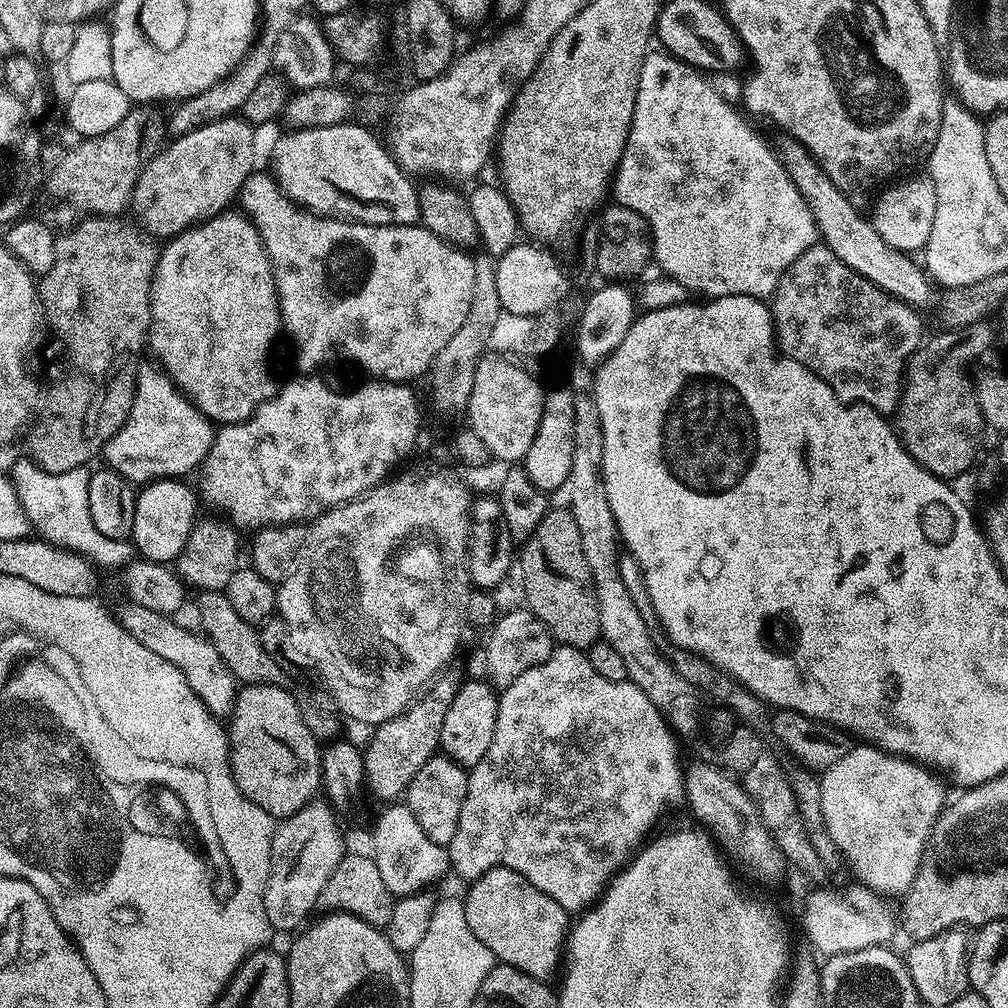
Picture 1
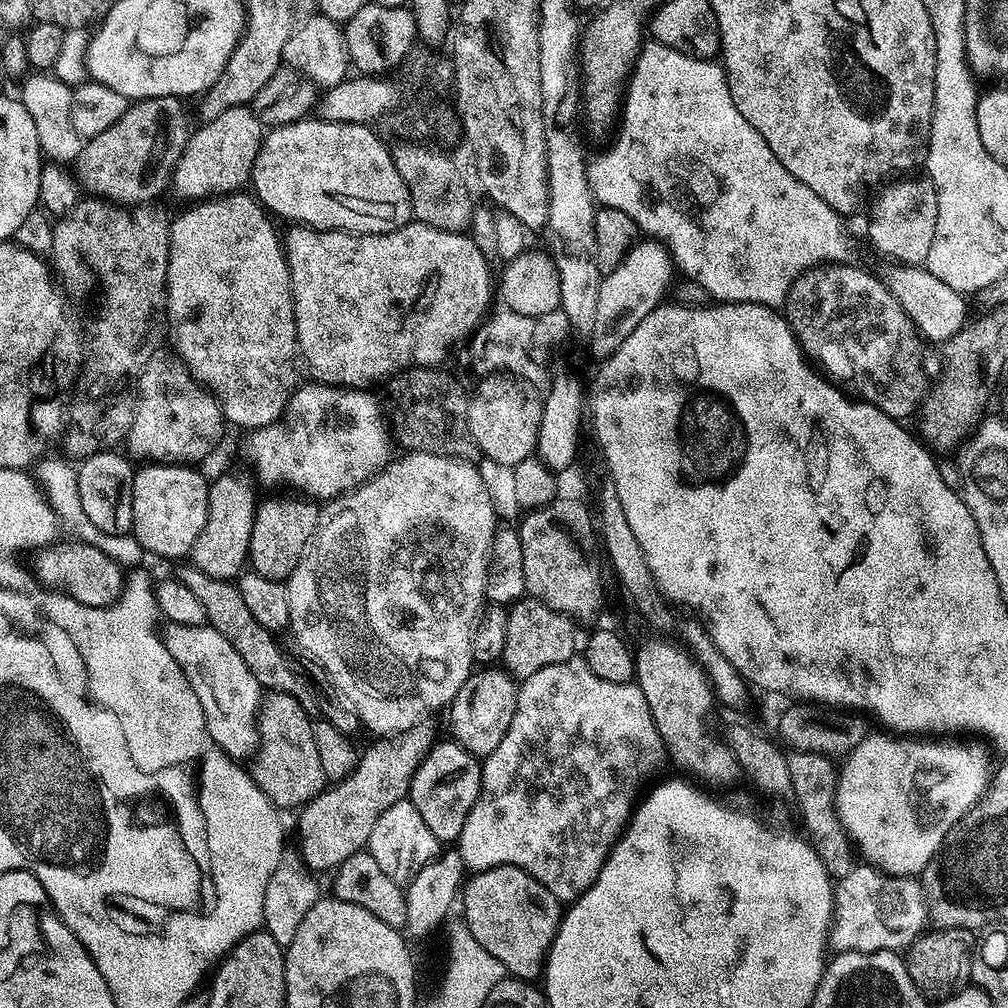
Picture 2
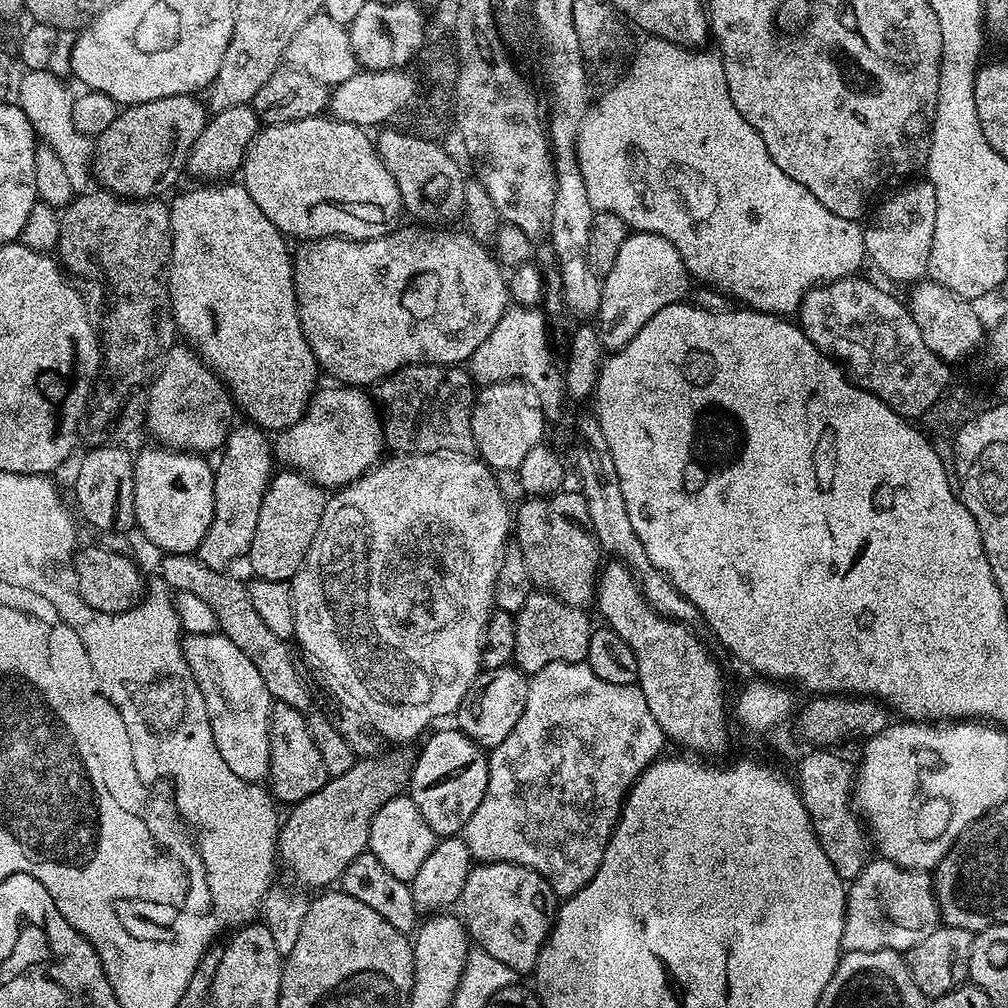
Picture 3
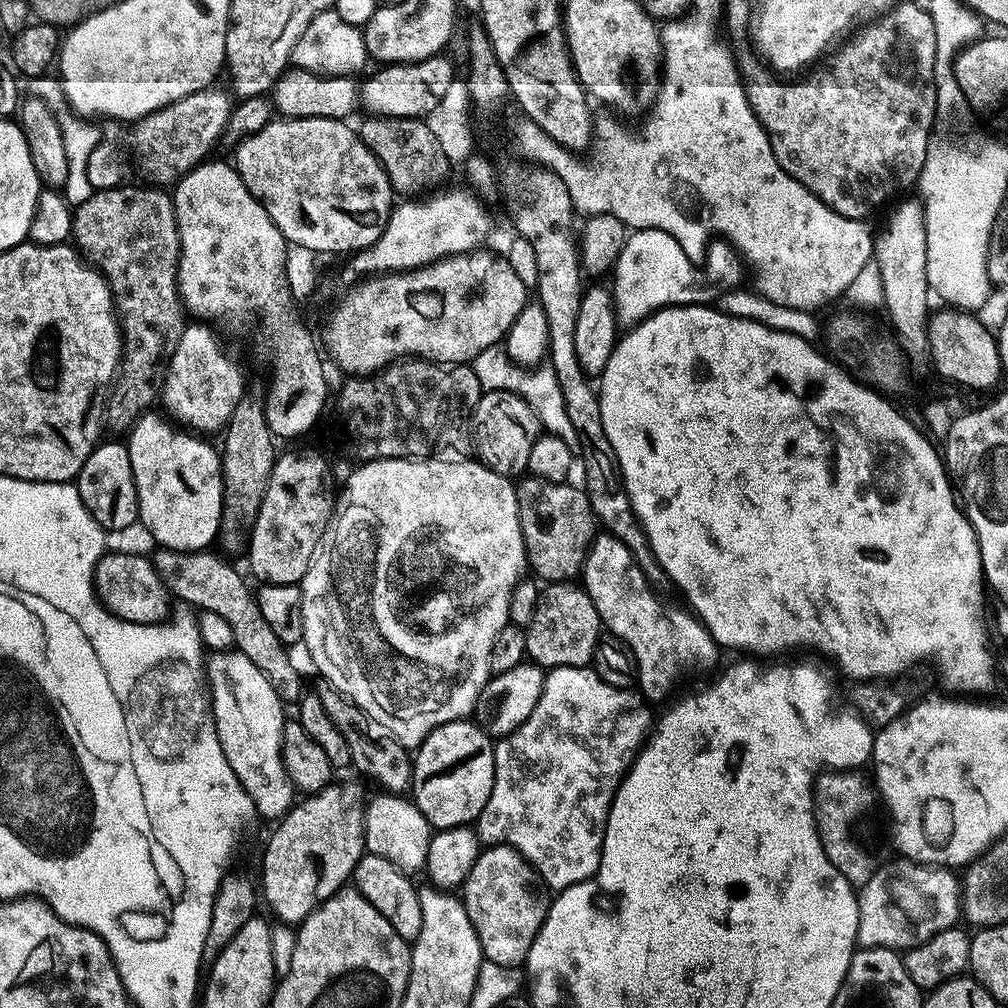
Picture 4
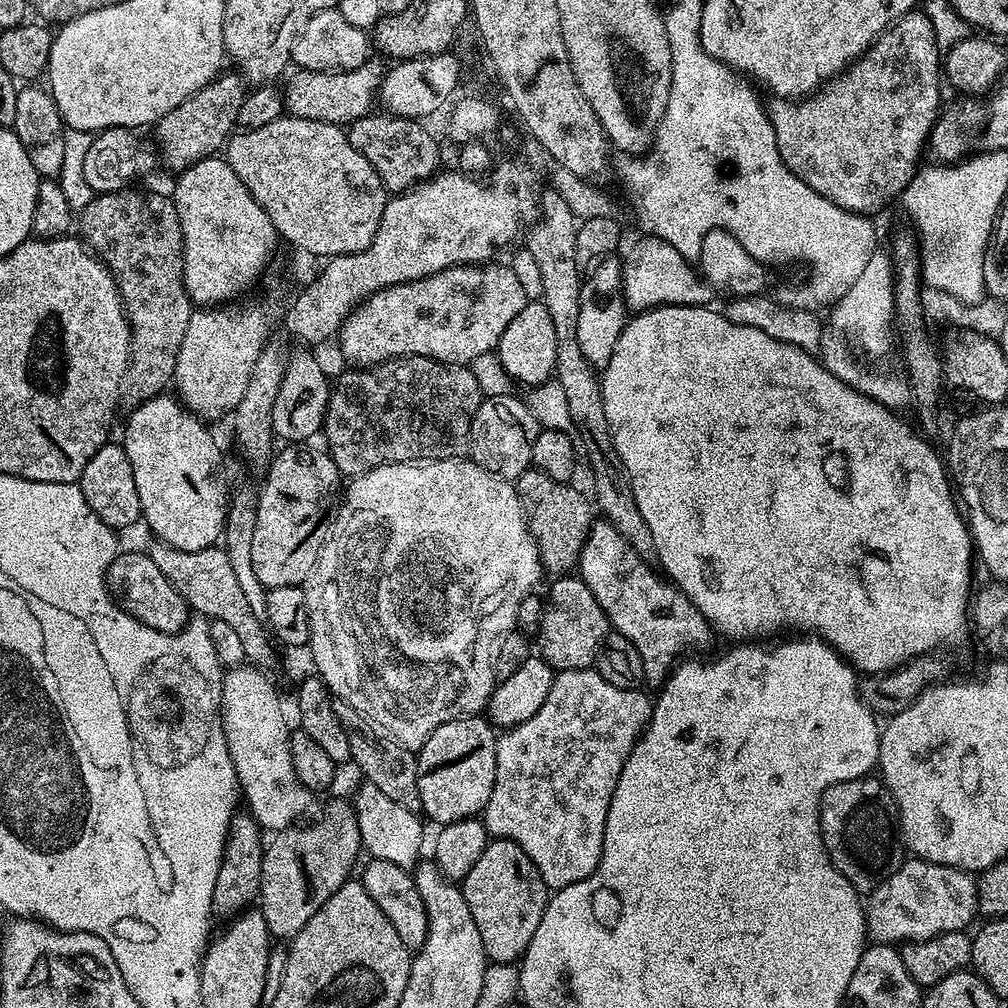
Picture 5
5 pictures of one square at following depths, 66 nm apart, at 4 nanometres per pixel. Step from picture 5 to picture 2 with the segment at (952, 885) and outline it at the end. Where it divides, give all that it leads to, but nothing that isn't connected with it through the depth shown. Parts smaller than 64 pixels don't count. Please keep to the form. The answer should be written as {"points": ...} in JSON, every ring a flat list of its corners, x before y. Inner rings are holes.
{"points":[[867,862,857,863,850,874,839,877,834,884,830,944,842,952,890,952,907,949,908,945,925,931,928,919,928,902,919,879,911,876,889,876]]}

